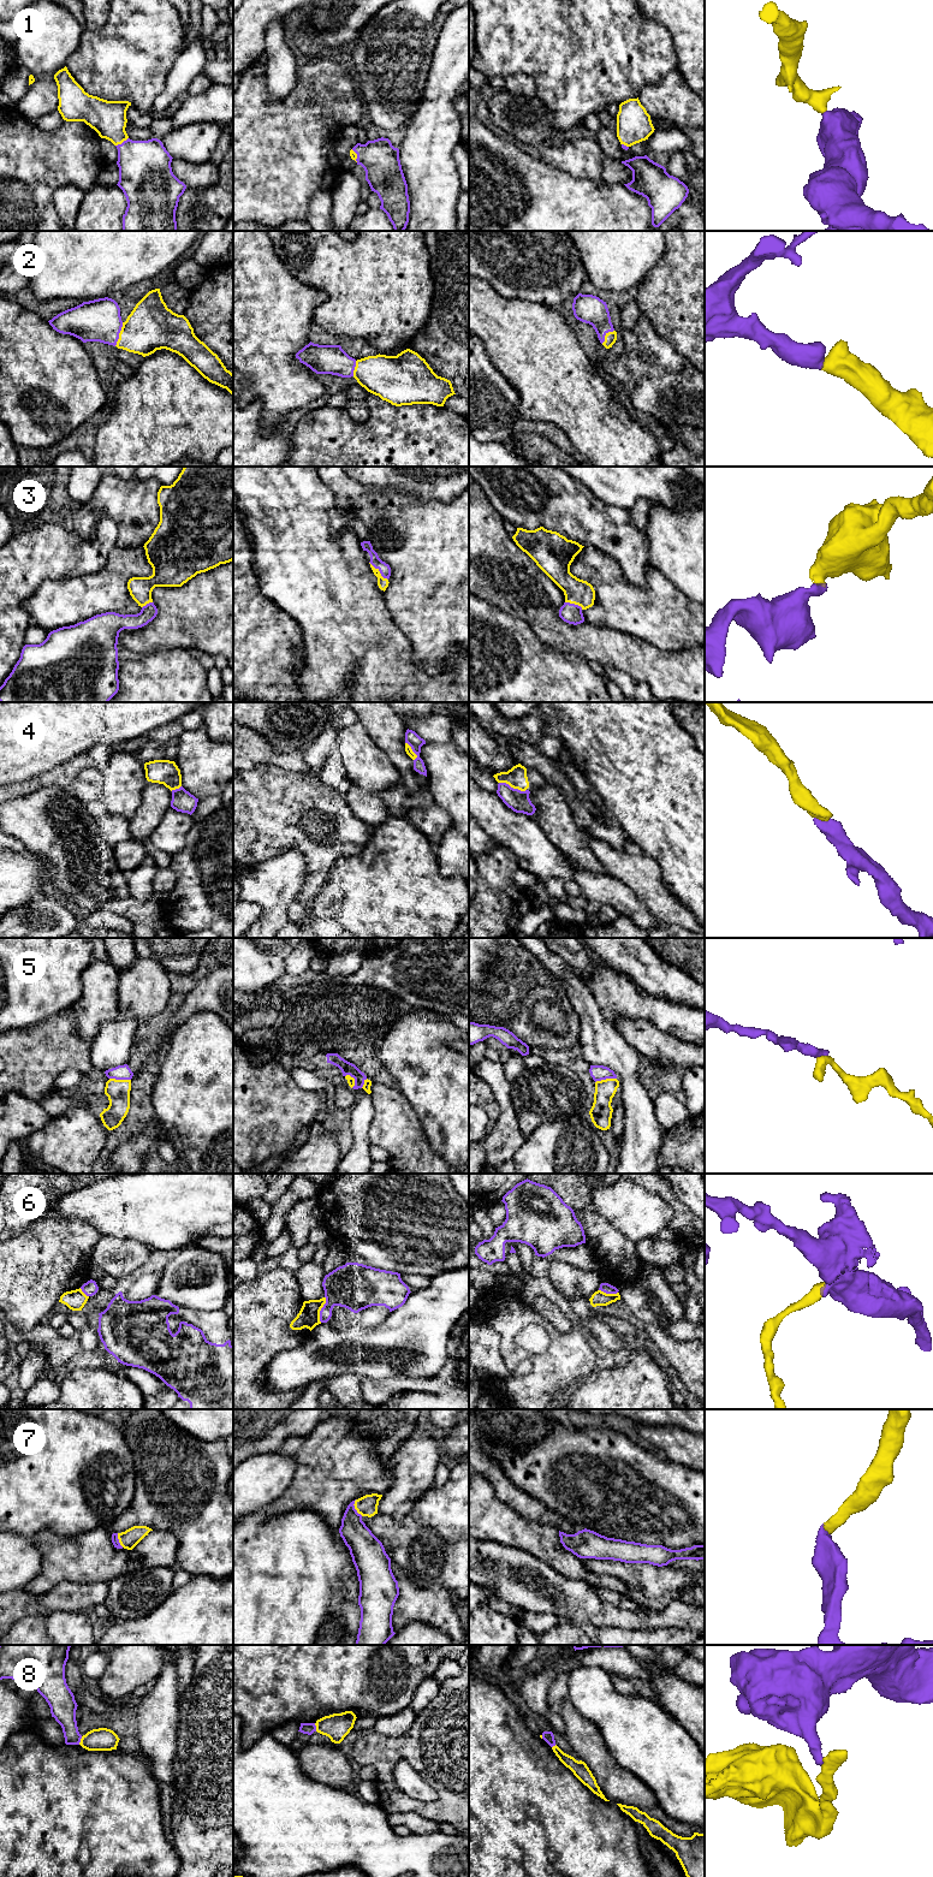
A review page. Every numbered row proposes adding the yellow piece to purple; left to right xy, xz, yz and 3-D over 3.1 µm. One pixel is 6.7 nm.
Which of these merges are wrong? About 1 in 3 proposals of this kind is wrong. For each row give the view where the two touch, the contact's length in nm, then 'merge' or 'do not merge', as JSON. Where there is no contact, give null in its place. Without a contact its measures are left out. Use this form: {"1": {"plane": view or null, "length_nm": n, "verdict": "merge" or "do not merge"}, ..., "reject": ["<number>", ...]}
{"1": {"plane": "xy", "length_nm": 110, "verdict": "merge"}, "2": {"plane": "xy", "length_nm": 170, "verdict": "merge"}, "3": {"plane": "xz", "length_nm": 180, "verdict": "merge"}, "4": {"plane": "yz", "length_nm": 190, "verdict": "merge"}, "5": {"plane": "xy", "length_nm": 140, "verdict": "do not merge"}, "6": {"plane": "xz", "length_nm": 180, "verdict": "do not merge"}, "7": {"plane": "xz", "length_nm": 120, "verdict": "merge"}, "8": {"plane": "xy", "length_nm": 60, "verdict": "do not merge"}, "reject": ["5", "6", "8"]}

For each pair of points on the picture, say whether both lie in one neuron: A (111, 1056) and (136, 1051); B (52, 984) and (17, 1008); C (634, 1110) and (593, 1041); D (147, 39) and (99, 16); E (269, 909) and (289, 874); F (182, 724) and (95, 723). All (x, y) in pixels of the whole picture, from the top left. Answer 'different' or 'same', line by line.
A: different
B: same
C: same
D: different
E: same
F: different

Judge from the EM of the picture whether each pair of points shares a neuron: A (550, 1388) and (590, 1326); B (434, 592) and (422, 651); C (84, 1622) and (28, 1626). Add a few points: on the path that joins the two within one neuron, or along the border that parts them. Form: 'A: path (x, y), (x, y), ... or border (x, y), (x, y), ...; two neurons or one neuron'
A: border (574, 1324), (584, 1331); two neurons
B: path (434, 606), (434, 636); one neuron
C: path (70, 1626), (42, 1626); one neuron

